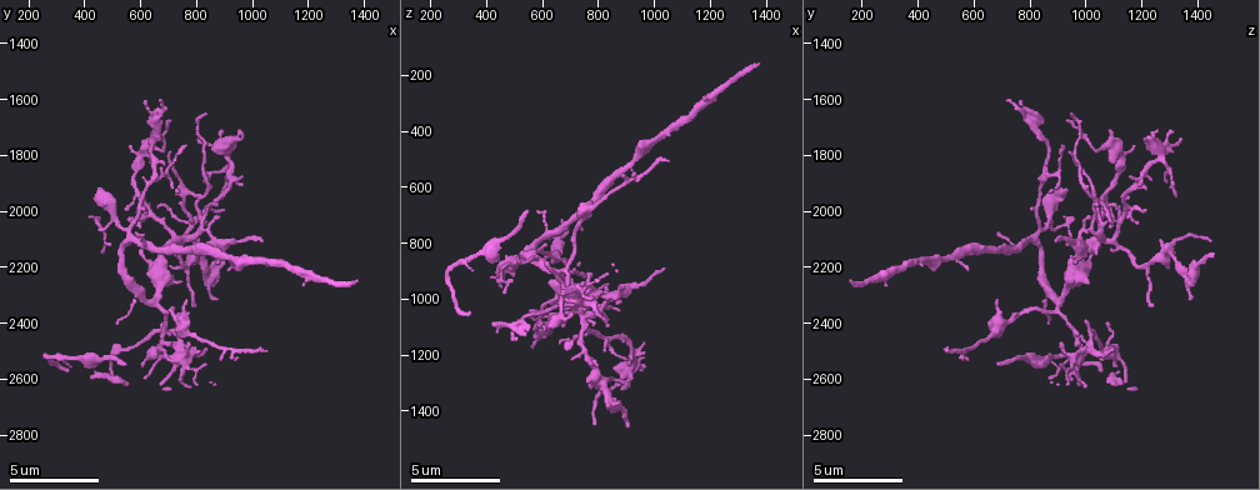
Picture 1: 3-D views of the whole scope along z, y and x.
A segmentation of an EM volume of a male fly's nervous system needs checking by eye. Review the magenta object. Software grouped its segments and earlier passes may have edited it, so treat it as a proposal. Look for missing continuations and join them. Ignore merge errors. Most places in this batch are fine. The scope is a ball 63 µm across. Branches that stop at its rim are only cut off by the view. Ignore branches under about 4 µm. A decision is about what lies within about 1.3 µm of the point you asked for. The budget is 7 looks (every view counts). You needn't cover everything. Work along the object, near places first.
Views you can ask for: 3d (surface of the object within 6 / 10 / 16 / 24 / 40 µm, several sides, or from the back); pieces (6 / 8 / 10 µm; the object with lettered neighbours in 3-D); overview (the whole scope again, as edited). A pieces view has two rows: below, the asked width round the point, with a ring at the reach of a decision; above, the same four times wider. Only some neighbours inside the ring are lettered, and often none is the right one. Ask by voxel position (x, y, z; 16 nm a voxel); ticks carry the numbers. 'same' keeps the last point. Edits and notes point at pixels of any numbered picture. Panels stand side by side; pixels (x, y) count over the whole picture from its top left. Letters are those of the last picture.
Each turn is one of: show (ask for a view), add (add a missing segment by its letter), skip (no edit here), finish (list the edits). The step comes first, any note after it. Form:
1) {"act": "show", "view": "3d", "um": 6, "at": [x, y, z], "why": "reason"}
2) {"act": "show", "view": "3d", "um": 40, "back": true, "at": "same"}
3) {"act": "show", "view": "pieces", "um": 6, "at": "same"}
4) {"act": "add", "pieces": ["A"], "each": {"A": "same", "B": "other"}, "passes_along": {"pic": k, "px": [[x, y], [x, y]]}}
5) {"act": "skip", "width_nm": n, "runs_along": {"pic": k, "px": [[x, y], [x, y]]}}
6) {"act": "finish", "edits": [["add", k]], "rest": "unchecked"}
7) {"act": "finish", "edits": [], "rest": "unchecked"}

{"act": "show", "view": "3d", "um": 6, "at": [910, 2160, 1450], "why": "an open end"}

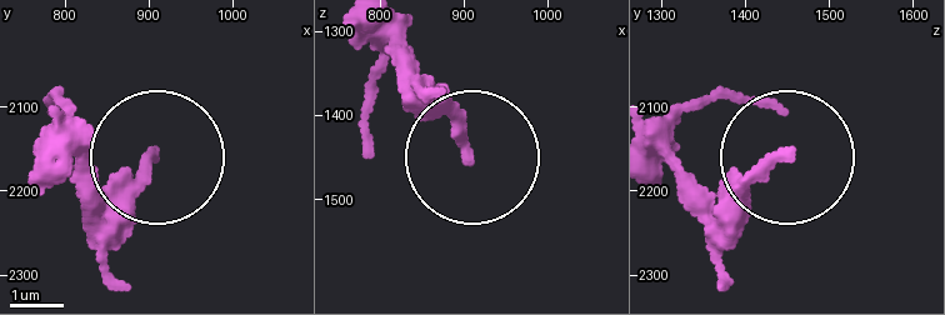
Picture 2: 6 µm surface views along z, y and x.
{"act": "show", "view": "pieces", "um": 8, "at": [905, 2160, 1445]}

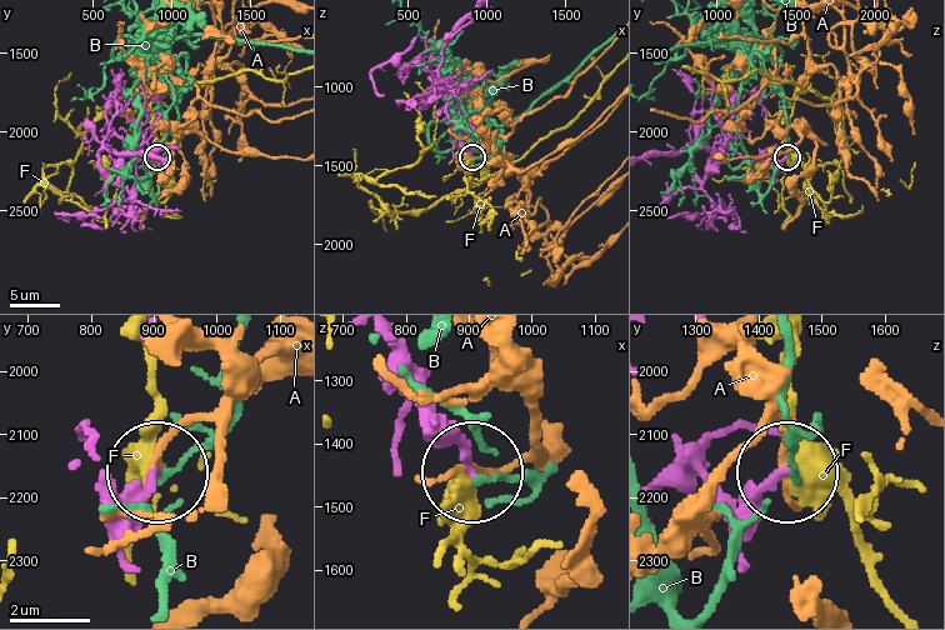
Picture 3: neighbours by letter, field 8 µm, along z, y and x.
{"act": "skip", "width_nm": 210, "each": {"A": "other", "B": "other", "F": "other"}, "runs_along": {"pic": 3, "px": [[691, 484], [743, 494], [779, 470]]}, "found": "none of them fits"}

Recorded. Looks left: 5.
{"act": "show", "view": "3d", "um": 10, "at": [1020, 2110, 890], "why": "an open end"}

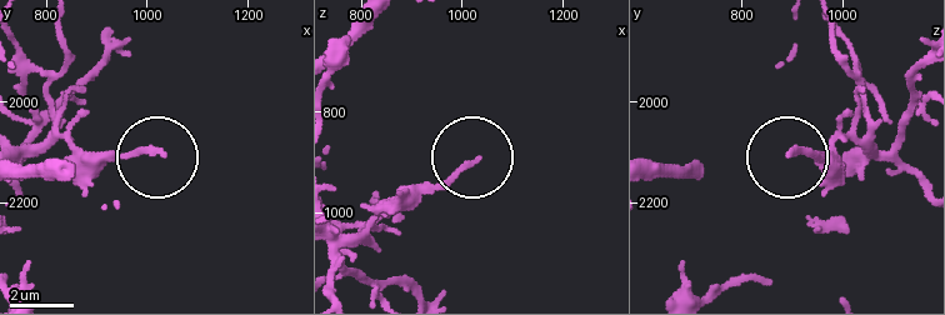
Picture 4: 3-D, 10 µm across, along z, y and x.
{"act": "show", "view": "pieces", "um": 6, "at": [1025, 2095, 900]}

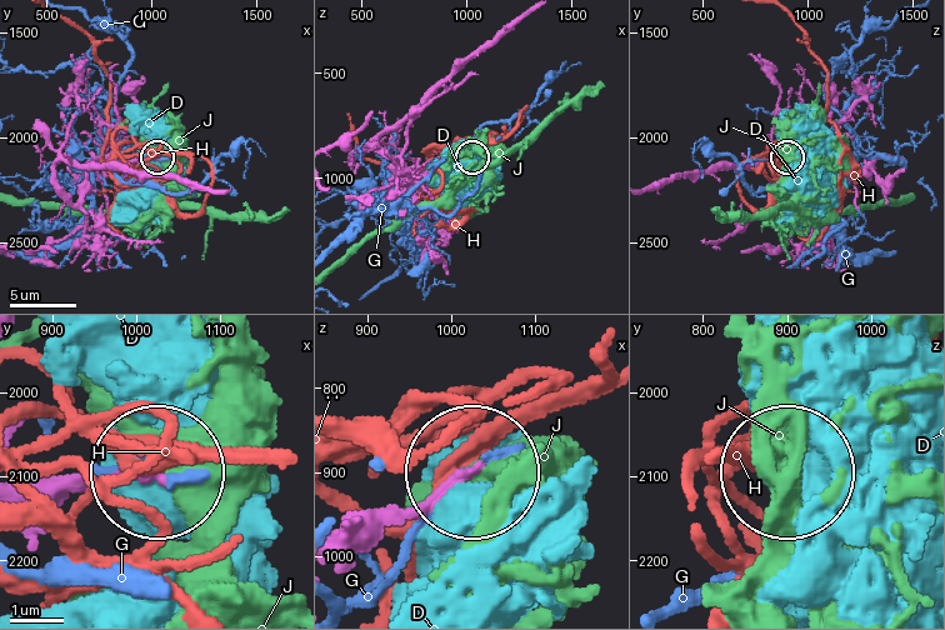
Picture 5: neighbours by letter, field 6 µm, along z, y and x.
{"act": "skip", "width_nm": 190, "each": {"D": "other", "G": "other", "H": "other", "J": "other"}, "found": "no lettered segment goes on from it"}

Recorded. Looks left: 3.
{"act": "show", "view": "pieces", "um": 8, "at": [450, 1930, 900], "why": "free end"}

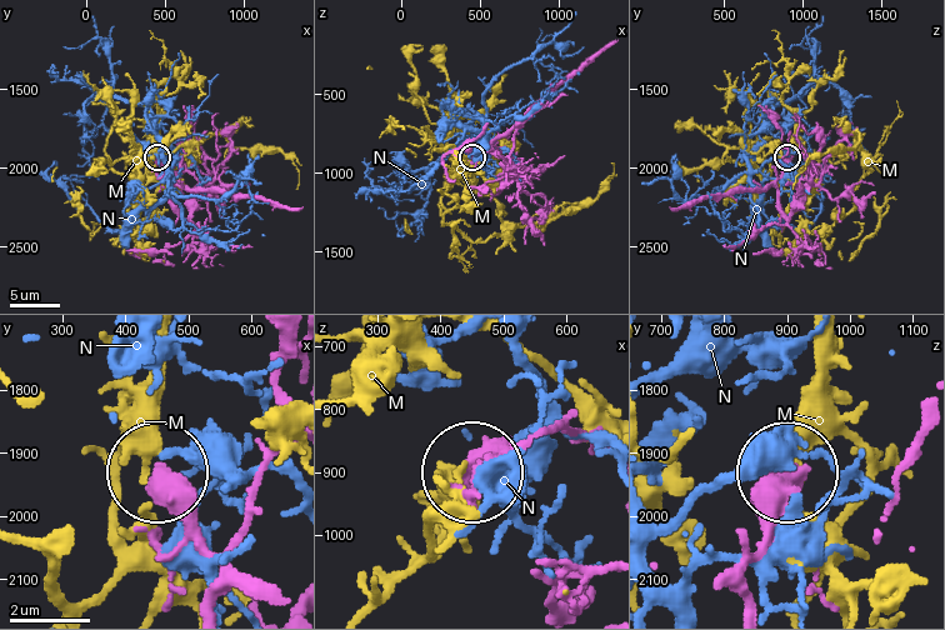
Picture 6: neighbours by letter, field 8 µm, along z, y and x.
{"act": "skip", "each": {"M": "other", "N": "other"}, "runs_along": {"pic": 6, "px": [[520, 445], [470, 465]]}, "found": "none of them fits"}

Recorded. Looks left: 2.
{"act": "finish", "edits": [], "rest": "unchecked"}

